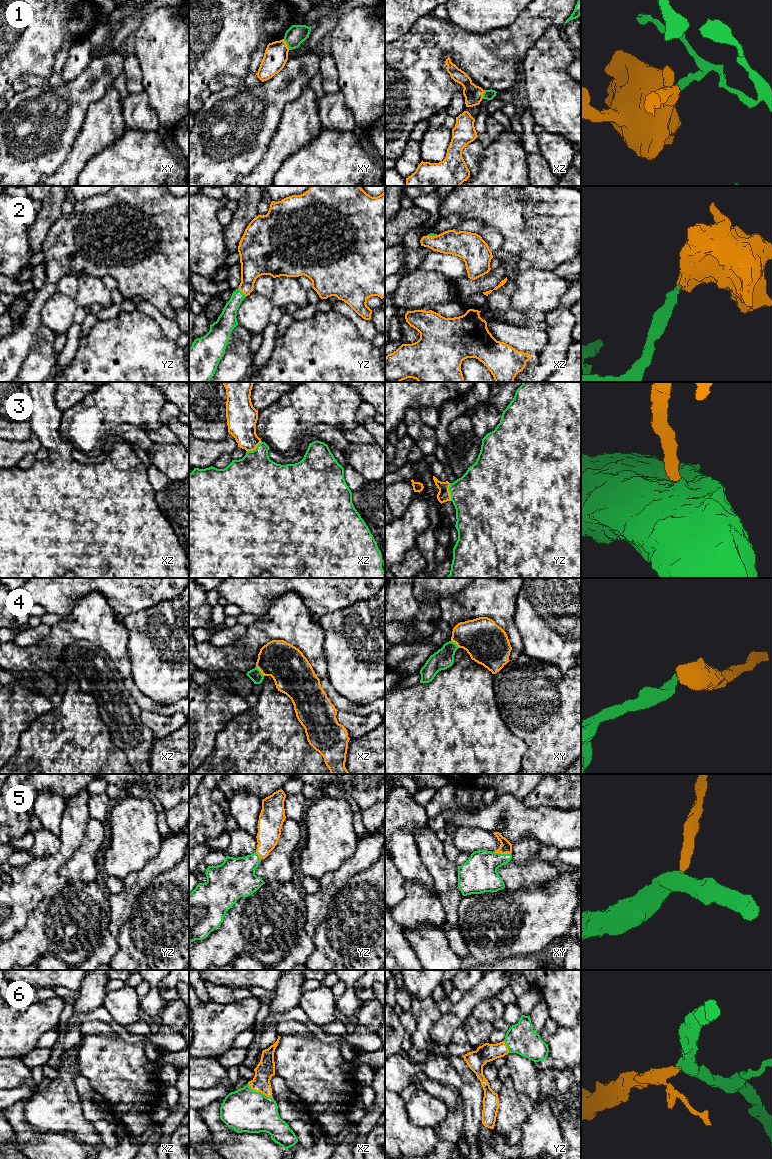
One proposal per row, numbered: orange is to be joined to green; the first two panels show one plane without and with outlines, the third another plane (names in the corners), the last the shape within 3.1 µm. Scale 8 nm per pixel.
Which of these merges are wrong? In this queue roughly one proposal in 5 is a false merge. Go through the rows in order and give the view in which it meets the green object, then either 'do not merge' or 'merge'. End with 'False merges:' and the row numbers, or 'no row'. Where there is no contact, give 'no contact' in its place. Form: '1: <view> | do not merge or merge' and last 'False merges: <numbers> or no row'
1: xy | do not merge
2: yz | merge
3: yz | merge
4: xz | merge
5: xy | merge
6: xz | merge
False merges: 1

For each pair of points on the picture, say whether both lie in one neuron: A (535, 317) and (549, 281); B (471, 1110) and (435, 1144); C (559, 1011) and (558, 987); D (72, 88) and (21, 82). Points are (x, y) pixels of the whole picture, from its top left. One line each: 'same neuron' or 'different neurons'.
A: different neurons
B: different neurons
C: same neuron
D: different neurons

